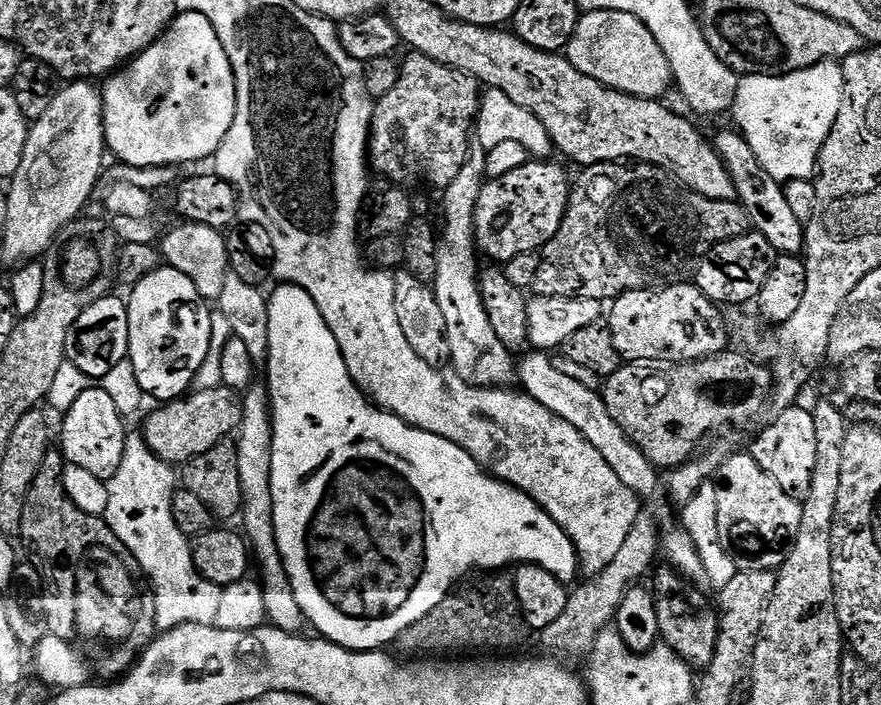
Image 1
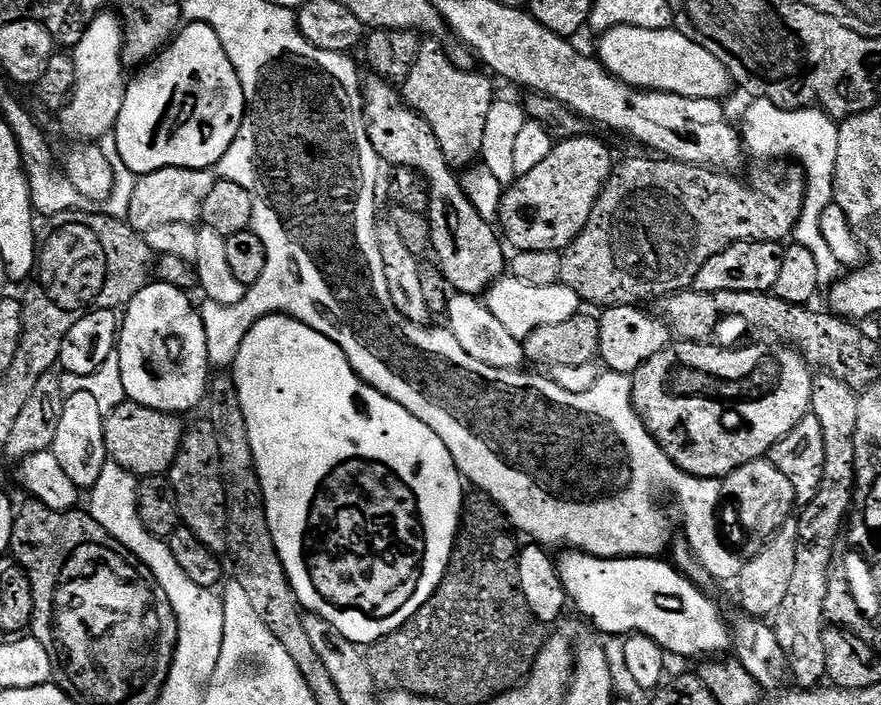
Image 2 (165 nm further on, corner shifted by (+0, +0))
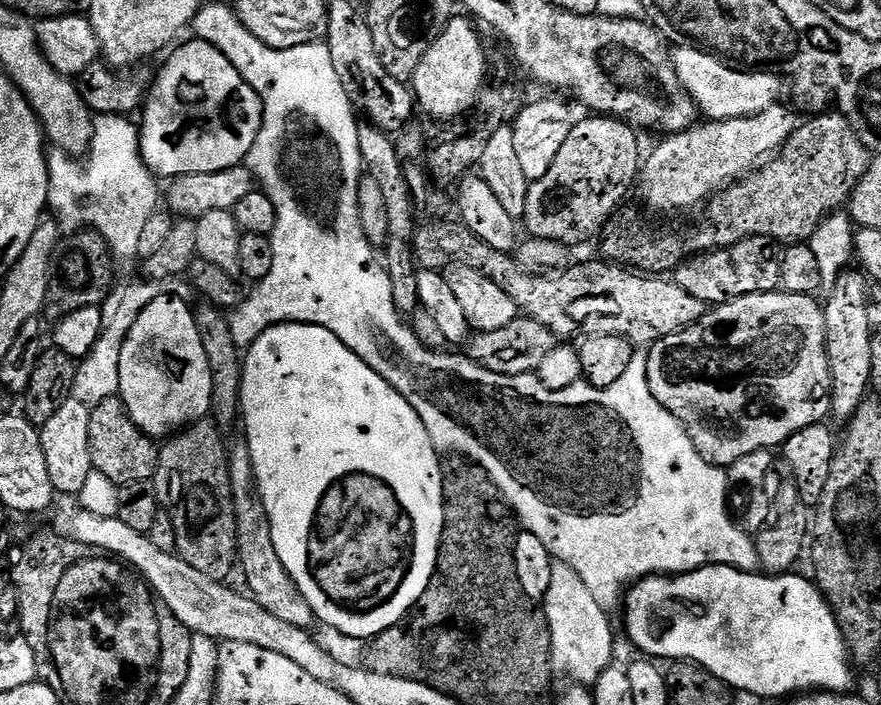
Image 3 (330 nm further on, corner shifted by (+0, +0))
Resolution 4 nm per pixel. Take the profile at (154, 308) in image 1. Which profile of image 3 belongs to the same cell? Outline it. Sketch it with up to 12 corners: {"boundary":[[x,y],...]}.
{"boundary":[[162,294],[120,355],[128,417],[171,437],[212,410],[193,309]]}

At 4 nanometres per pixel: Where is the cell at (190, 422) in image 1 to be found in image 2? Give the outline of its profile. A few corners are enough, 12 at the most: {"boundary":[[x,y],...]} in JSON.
{"boundary":[[125,402],[104,417],[111,463],[163,476],[186,431],[174,412]]}

